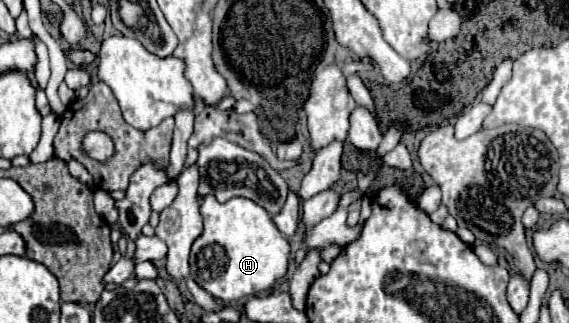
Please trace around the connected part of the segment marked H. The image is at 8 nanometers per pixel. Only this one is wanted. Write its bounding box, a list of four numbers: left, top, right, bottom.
[190,196,290,302]

